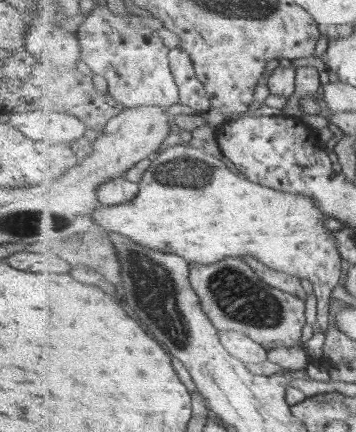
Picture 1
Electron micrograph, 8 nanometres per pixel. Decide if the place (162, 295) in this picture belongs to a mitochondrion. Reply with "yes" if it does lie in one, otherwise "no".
yes

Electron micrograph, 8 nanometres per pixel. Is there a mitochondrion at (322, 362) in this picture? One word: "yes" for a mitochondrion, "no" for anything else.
no

